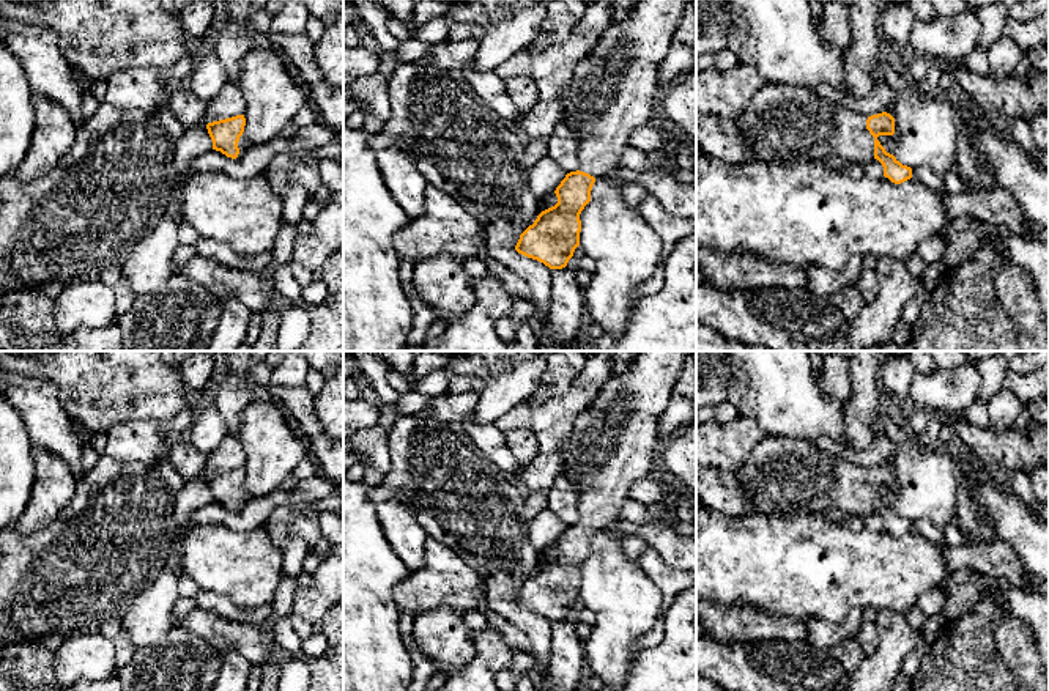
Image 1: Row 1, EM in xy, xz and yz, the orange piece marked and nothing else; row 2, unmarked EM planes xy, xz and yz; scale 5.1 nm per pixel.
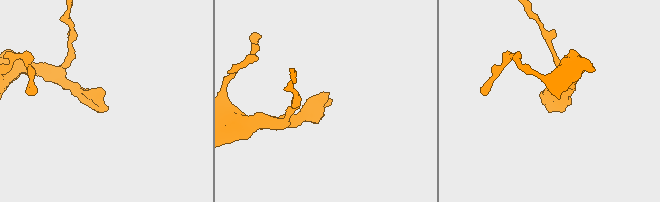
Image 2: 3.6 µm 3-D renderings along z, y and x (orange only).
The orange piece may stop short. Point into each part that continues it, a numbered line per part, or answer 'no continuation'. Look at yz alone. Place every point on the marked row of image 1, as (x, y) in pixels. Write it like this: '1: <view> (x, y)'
1: yz (782, 123)

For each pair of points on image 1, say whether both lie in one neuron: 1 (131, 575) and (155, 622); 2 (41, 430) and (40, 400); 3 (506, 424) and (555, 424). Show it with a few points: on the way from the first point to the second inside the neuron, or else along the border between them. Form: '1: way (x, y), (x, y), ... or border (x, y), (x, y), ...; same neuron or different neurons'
1: border (164, 565), (122, 617); different neurons
2: way (41, 422), (40, 408); same neuron
3: way (518, 421), (542, 421); same neuron

